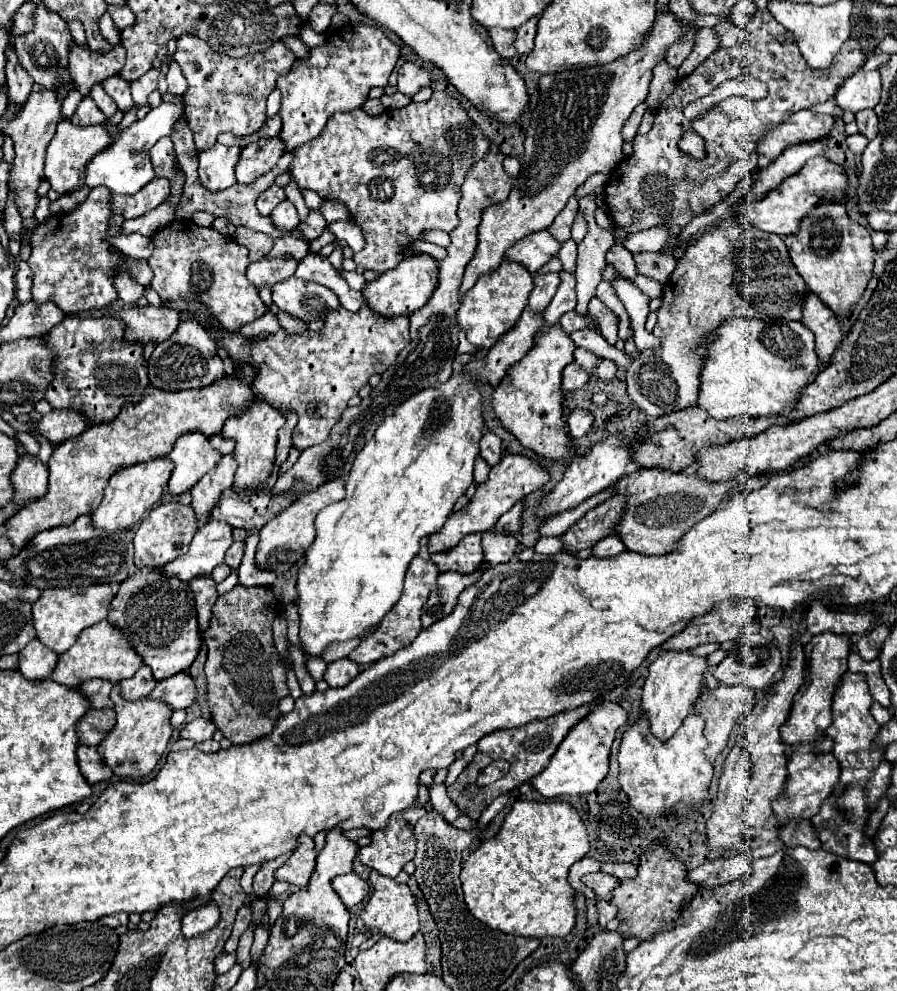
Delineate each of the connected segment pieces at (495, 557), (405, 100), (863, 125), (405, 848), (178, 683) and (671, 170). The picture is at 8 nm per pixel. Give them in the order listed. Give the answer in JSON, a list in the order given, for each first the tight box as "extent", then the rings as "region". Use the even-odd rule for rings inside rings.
[{"extent":[482,530,516,564],"region":[[[488,530],[482,534],[482,550],[484,550],[486,560],[492,564],[508,562],[512,560],[514,550],[516,550],[516,538]]]},{"extent":[380,92,412,108],"region":[[[396,92],[391,96],[384,94],[381,96],[380,101],[386,108],[403,108],[412,102],[412,98]]]},{"extent":[856,110,878,140],"region":[[[864,110],[856,114],[856,124],[858,124],[858,132],[864,134],[868,140],[872,140],[878,134],[878,120],[876,120],[876,112],[874,110]]]},{"extent":[358,806,426,878],"region":[[[410,806],[404,812],[396,812],[388,820],[388,826],[372,834],[372,842],[358,850],[358,858],[372,870],[396,878],[400,868],[414,858],[414,822],[426,814],[419,806]]]},{"extent":[146,672,196,710],"region":[[[178,672],[172,678],[160,680],[156,688],[146,696],[150,700],[162,700],[166,702],[172,710],[182,710],[188,708],[194,698],[196,698],[196,688],[188,672]]]},{"extent":[606,10,866,252],"region":[[[758,10],[746,28],[750,38],[732,48],[718,48],[712,52],[690,76],[678,80],[676,90],[656,108],[656,120],[648,134],[634,136],[634,154],[620,162],[616,168],[614,182],[606,186],[606,206],[614,222],[626,232],[640,232],[656,224],[670,226],[670,240],[662,248],[666,252],[674,242],[674,236],[688,224],[694,216],[702,214],[706,206],[716,204],[728,196],[736,182],[748,176],[756,164],[756,142],[776,124],[784,122],[792,112],[810,108],[818,102],[826,102],[842,82],[862,68],[866,56],[856,40],[848,40],[838,52],[836,62],[830,72],[814,72],[806,66],[804,56],[796,48],[796,38],[768,10]],[[740,74],[752,74],[758,80],[766,80],[768,96],[758,102],[748,102],[746,98],[726,98],[712,106],[706,114],[688,122],[682,110],[708,92],[712,92],[722,80],[736,78]],[[686,130],[694,130],[706,140],[706,156],[692,158],[684,154],[678,140]]]}]

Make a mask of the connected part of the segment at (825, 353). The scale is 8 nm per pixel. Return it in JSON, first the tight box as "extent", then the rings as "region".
{"extent":[802,292,844,364],"region":[[[812,292],[806,294],[802,314],[804,314],[802,322],[816,336],[816,352],[820,354],[820,362],[828,364],[832,352],[838,348],[838,344],[844,338],[844,334],[840,330],[840,320]]]}

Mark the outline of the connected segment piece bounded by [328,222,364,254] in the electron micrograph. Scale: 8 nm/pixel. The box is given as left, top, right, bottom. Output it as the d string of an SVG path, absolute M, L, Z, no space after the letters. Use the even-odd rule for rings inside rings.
M332 222L328 224L328 228L336 234L336 238L344 240L354 254L364 250L364 236L360 232L360 226L356 226L354 222Z

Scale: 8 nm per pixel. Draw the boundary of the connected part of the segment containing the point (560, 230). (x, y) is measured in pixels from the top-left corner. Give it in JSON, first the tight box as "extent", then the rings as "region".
{"extent":[548,196,578,243],"region":[[[571,196],[565,208],[555,218],[548,231],[560,243],[571,238],[571,227],[578,210],[578,202],[575,196]]]}

